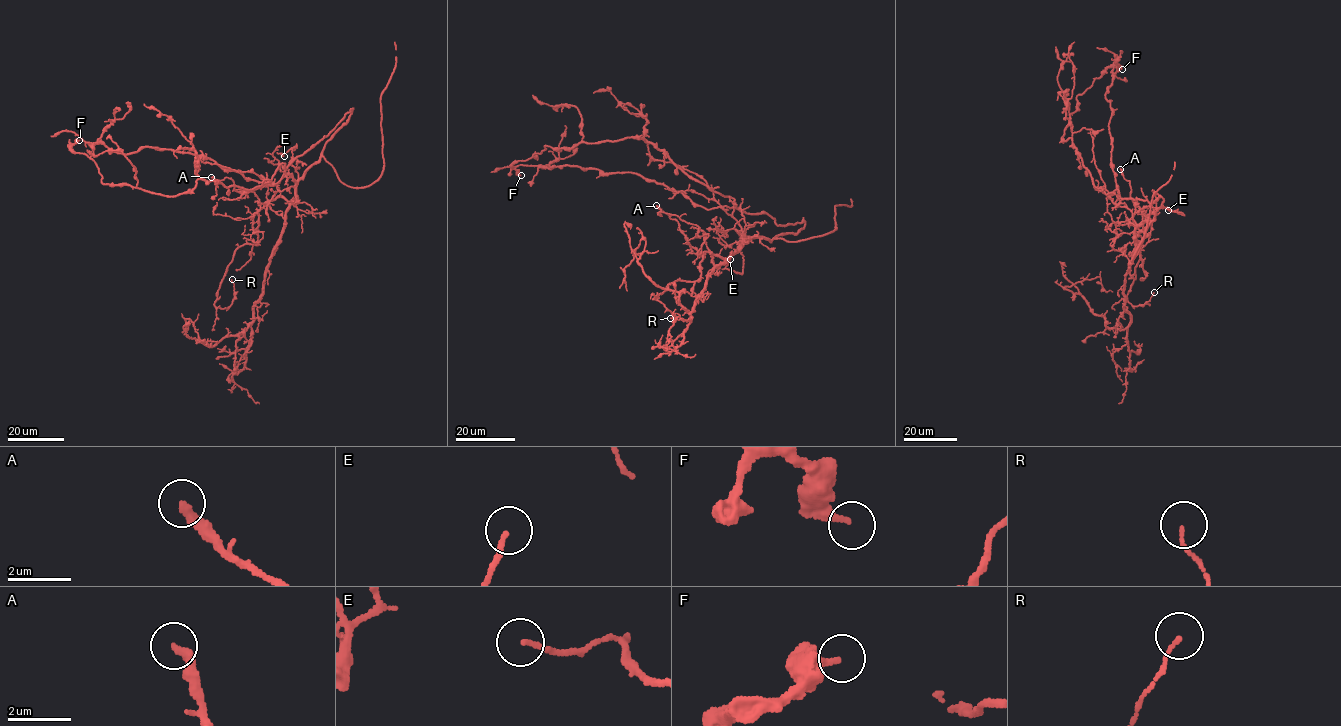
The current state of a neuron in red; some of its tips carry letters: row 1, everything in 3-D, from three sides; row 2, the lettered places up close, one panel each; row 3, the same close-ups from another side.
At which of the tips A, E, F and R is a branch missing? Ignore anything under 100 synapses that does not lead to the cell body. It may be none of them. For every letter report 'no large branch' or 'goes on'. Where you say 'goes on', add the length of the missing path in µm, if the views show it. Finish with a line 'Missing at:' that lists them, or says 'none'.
A: no large branch
E: no large branch
F: no large branch
R: no large branch
Missing at: none

